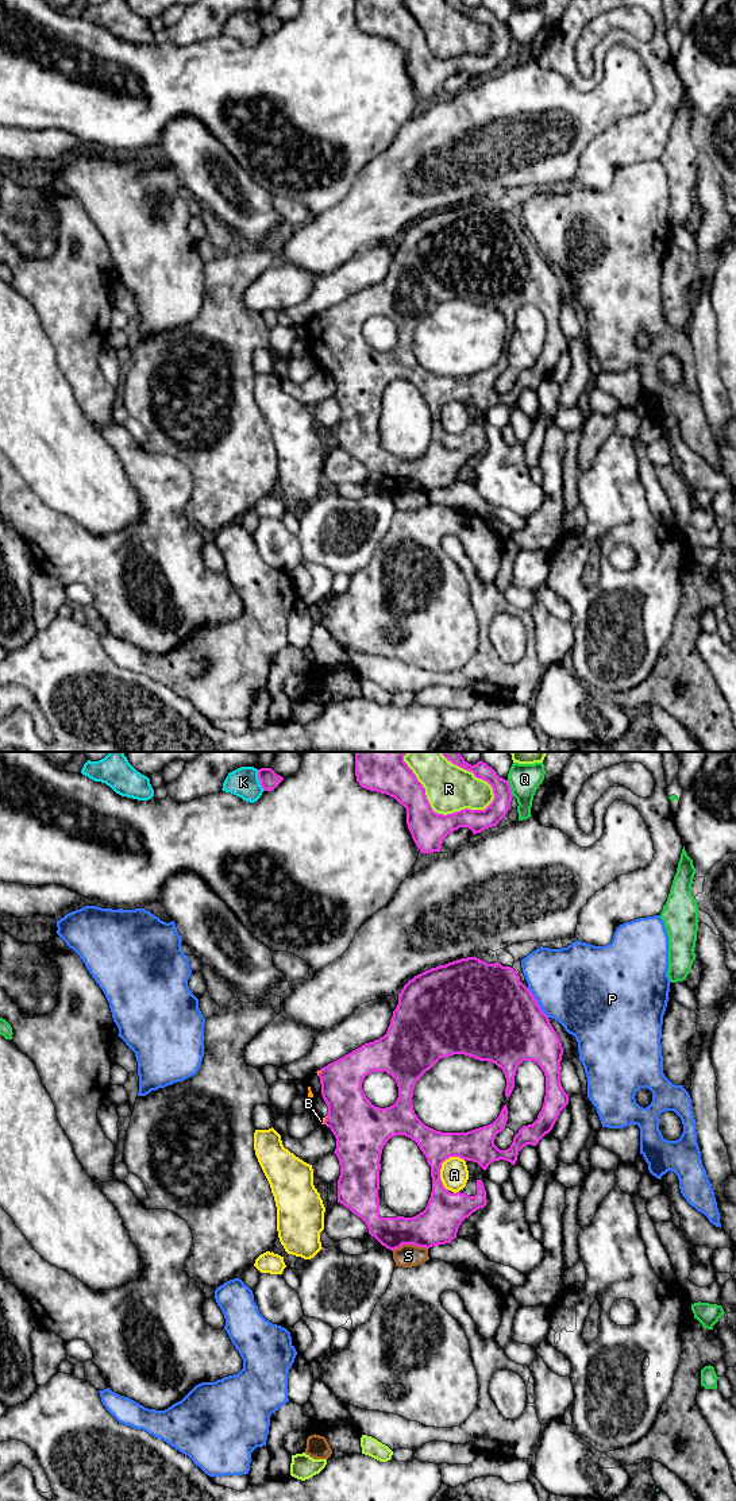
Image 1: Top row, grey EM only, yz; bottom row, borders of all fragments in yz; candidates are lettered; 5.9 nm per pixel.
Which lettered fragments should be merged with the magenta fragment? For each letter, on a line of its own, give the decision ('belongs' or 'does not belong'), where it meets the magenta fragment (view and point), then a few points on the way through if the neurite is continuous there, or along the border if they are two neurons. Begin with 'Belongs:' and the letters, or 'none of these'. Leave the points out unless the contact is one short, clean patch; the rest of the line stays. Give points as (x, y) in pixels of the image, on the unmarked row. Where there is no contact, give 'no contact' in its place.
Belongs: B
A: does not belong; contact yz (440, 412)
B: belongs; contact yz (324, 365)
K: does not belong; contact yz (259, 24)
P: does not belong; contact yz (538, 247)
Q: does not belong; contact yz (509, 33)
R: does not belong; contact yz (436, 57)
S: does not belong; contact yz (409, 487)

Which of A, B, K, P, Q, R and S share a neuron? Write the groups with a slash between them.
A / B / K / P / Q / R / S

